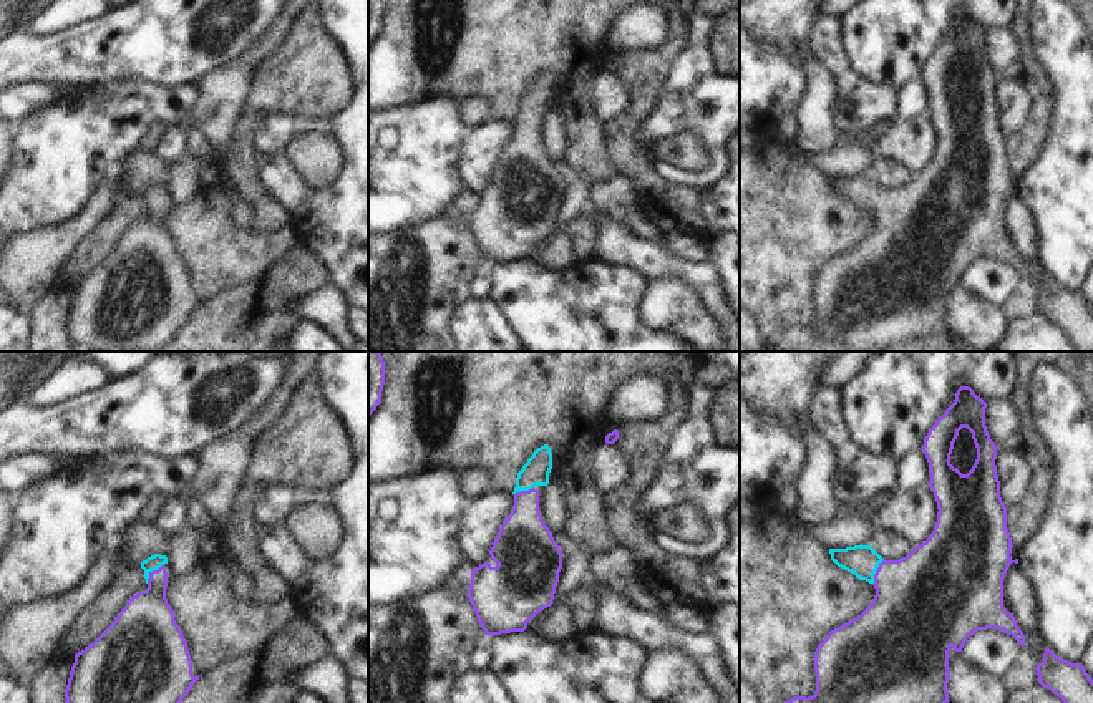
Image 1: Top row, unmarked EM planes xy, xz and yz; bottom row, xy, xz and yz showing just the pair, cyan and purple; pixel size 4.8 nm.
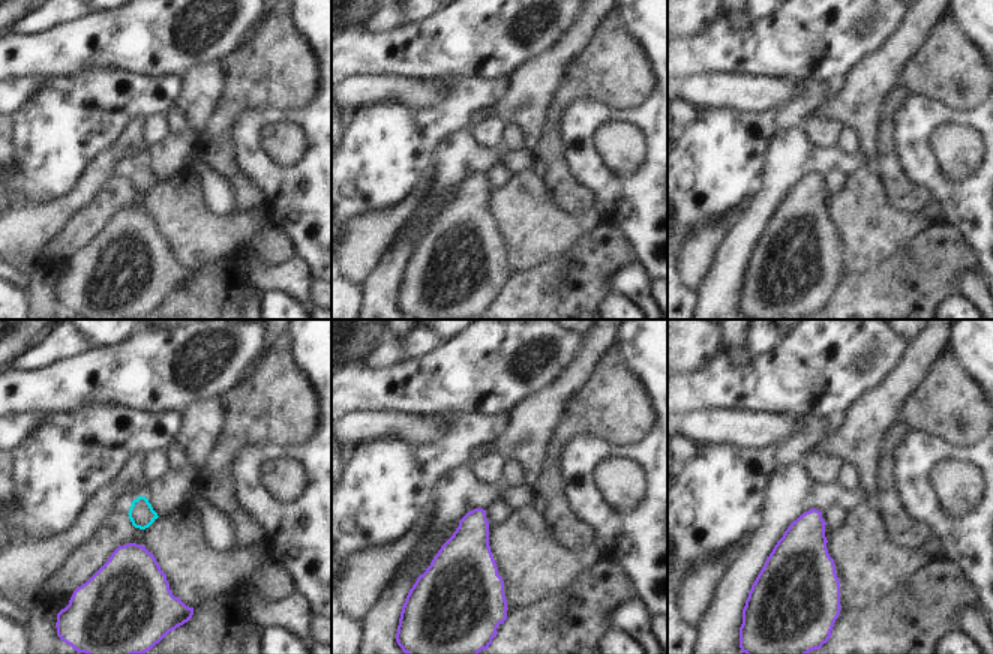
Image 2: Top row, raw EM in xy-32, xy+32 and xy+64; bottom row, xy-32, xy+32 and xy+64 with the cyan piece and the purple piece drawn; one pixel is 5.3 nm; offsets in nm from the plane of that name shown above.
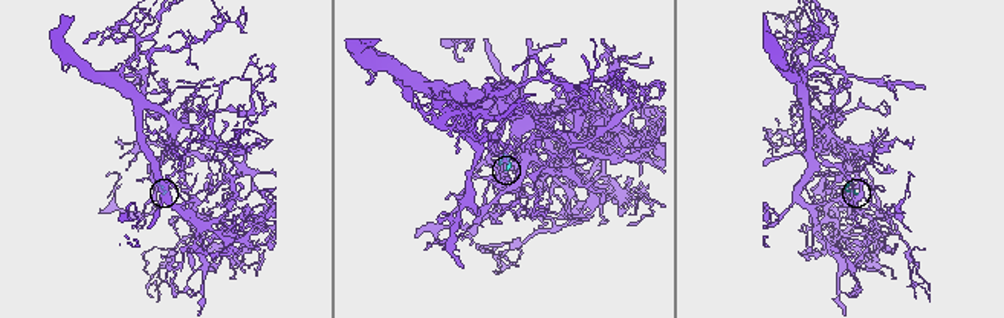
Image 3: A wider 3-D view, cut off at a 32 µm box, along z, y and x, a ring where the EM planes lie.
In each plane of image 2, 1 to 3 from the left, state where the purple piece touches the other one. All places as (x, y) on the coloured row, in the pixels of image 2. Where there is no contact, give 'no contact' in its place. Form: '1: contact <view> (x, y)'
1: no contact
2: no contact
3: no contact

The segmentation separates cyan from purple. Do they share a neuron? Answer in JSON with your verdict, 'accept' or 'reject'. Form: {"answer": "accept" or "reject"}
{"answer": "accept"}

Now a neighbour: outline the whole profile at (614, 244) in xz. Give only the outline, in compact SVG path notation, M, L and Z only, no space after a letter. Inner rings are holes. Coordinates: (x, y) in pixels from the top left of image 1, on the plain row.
M585 206L579 216L595 221L595 262L630 267L649 280L680 277L688 282L720 323L726 352L740 352L740 317L730 307L721 280L710 262L692 264L673 257L660 242L644 240L617 221Z

